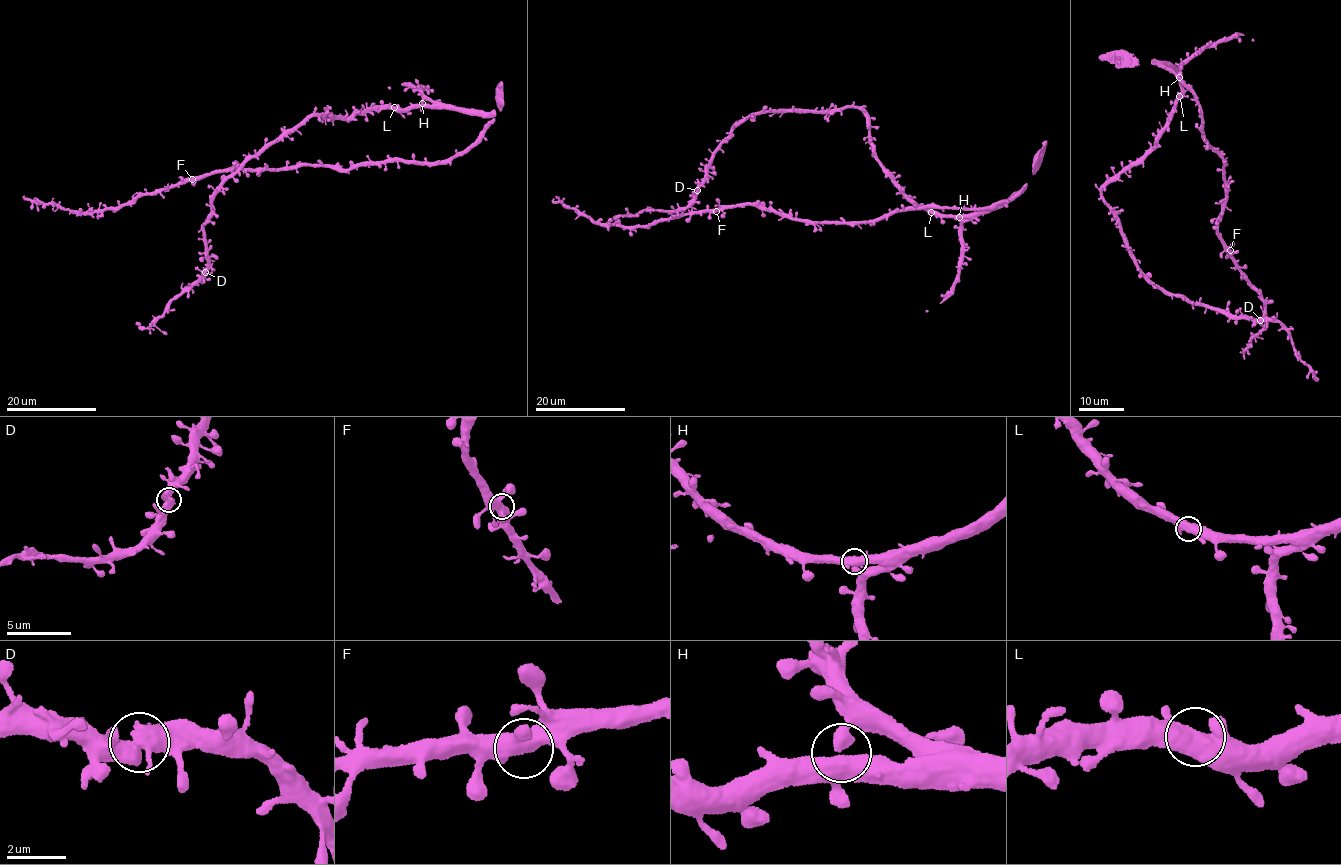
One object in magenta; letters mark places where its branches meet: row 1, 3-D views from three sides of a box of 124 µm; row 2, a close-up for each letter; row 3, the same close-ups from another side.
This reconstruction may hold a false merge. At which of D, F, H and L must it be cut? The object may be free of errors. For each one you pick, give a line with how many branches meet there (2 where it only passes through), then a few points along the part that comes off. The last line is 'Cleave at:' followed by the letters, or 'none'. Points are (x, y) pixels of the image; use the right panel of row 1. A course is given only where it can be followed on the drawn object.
Cleave at: none

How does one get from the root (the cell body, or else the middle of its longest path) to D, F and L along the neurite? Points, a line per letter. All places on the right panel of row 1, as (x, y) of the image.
D: (1170, 67), (1183, 92), (1153, 147), (1107, 180), (1104, 199), (1136, 264), (1152, 281), (1171, 294), (1260, 320)
F: (1170, 67), (1166, 61), (1159, 65), (1193, 95), (1204, 136), (1226, 165), (1229, 189), (1218, 232), (1230, 250)
L: (1170, 67), (1177, 73), (1183, 88), (1179, 96)

